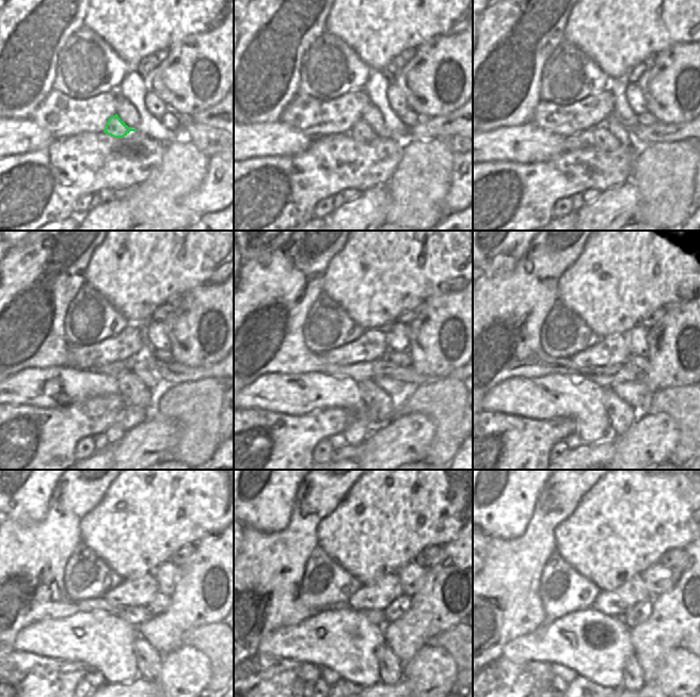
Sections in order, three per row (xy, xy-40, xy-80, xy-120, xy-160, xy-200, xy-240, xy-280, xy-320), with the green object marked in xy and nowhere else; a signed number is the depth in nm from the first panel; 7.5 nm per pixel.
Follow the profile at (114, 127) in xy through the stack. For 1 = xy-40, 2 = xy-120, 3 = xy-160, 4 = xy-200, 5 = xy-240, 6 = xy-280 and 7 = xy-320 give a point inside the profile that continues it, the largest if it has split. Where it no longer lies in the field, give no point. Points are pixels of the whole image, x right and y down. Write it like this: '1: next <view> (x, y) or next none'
1: next xy-40 (361, 132)
2: next xy-120 (130, 386)
3: next xy-160 (380, 406)
4: next xy-200 (621, 415)
5: next xy-240 (148, 661)
6: next xy-280 (390, 666)
7: next xy-320 (632, 675)

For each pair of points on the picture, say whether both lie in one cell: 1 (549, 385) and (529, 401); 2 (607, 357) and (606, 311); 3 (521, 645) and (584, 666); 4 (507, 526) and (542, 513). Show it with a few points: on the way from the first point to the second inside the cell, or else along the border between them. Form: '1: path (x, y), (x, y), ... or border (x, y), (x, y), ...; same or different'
1: path (543, 384), (535, 396); same
2: border (623, 333), (610, 333), (601, 338); different
3: path (537, 646), (563, 646), (568, 650); same
4: border (540, 494), (525, 531), (516, 538); different

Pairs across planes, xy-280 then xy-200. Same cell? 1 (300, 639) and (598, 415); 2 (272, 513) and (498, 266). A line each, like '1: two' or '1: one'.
1: one
2: one

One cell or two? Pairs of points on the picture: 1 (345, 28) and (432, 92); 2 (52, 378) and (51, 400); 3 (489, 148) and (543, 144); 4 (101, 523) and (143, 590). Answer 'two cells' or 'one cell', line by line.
1: two cells
2: one cell
3: one cell
4: two cells

